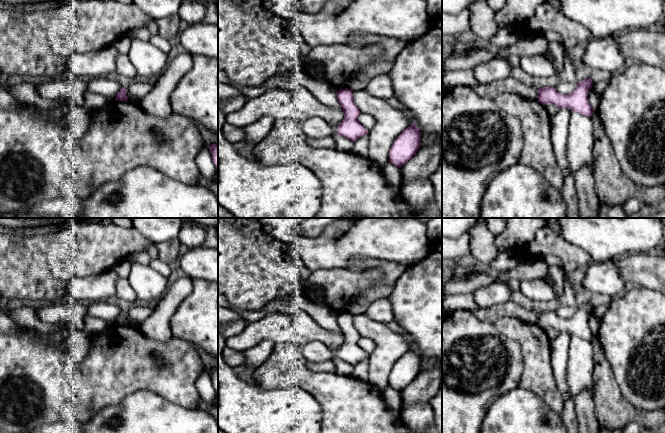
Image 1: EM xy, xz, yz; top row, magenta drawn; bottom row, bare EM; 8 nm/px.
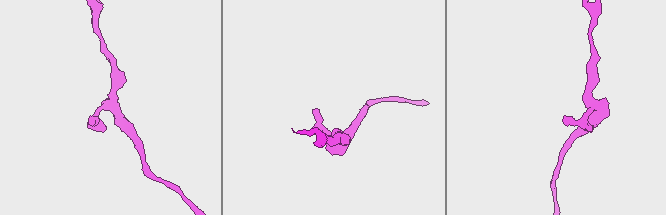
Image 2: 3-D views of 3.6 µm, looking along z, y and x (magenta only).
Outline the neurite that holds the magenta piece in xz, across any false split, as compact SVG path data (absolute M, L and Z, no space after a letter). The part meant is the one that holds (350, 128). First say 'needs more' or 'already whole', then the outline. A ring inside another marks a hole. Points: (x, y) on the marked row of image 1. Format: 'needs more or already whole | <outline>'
already whole | M348 88L340 89L336 92L336 95L344 112L344 118L338 125L337 132L340 136L355 142L366 135L368 130L358 121L358 116L361 112L353 102L353 91Z

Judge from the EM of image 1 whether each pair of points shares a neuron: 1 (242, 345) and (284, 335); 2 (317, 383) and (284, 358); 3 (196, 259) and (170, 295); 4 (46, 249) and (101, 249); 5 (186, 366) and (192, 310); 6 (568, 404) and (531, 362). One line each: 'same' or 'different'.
1: same
2: same
3: different
4: same
5: different
6: different

